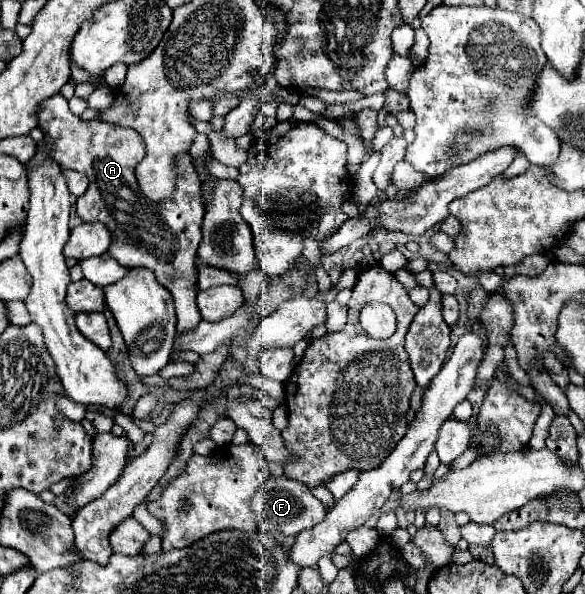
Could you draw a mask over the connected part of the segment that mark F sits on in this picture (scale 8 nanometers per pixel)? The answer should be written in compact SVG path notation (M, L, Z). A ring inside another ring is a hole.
M271 475L255 493L253 507L261 511L261 529L273 531L273 533L285 533L285 535L299 535L303 529L309 529L323 521L325 507L323 503L311 493L311 489L295 479L289 479L285 475Z

